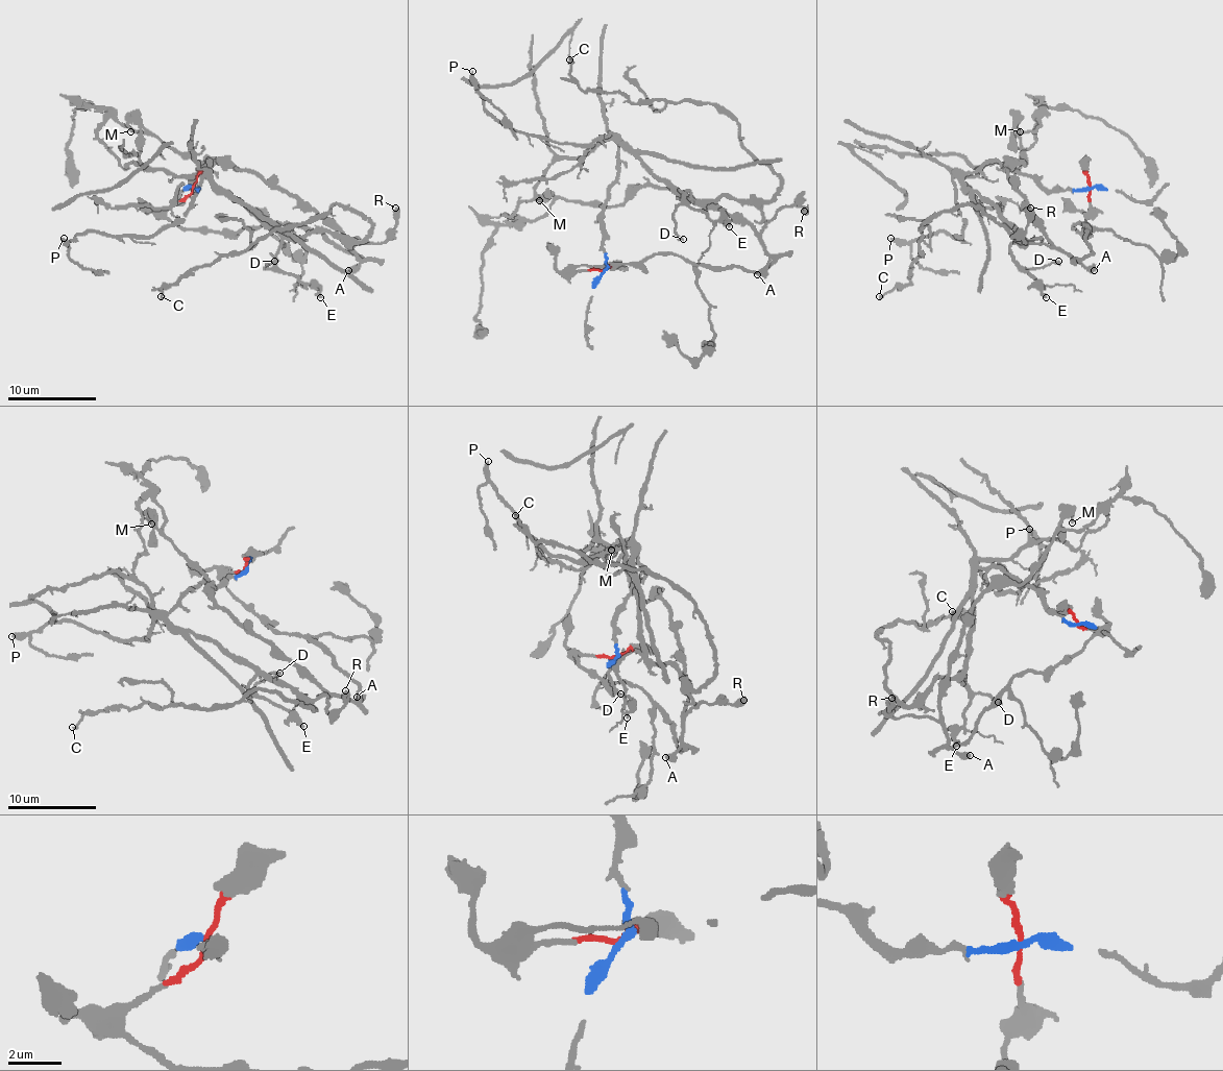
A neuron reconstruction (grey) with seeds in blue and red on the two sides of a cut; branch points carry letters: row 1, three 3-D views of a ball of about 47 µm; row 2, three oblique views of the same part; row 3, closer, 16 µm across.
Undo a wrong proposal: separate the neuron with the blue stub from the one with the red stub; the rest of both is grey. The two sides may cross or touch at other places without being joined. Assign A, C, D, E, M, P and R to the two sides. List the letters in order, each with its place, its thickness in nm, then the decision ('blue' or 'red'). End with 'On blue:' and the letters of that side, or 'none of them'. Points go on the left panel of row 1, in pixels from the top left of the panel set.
A: at (348, 270); 500 nm thick; red
C: at (161, 296); 170 nm thick; blue
D: at (274, 261); 240 nm thick; blue
E: at (320, 297); 240 nm thick; blue
M: at (130, 131); 150 nm thick; red
P: at (64, 238); 340 nm thick; blue
R: at (395, 208); 500 nm thick; red
On blue: C, D, E, P

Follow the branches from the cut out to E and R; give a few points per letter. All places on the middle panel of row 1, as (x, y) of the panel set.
E: (602, 271), (602, 212), (617, 176), (621, 143), (688, 198), (688, 192), (685, 200), (730, 227)
R: (602, 271), (576, 269), (641, 263), (657, 253), (765, 269), (772, 256), (760, 232), (783, 208), (805, 212)

